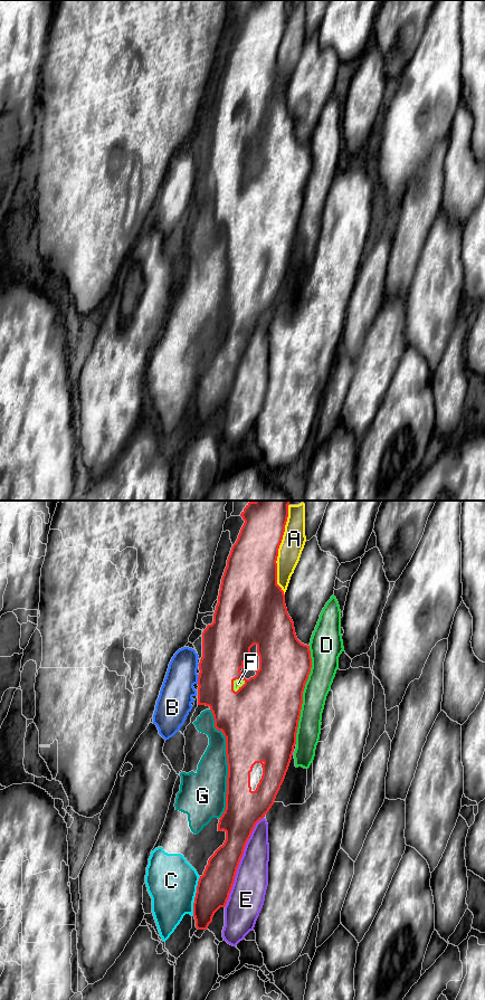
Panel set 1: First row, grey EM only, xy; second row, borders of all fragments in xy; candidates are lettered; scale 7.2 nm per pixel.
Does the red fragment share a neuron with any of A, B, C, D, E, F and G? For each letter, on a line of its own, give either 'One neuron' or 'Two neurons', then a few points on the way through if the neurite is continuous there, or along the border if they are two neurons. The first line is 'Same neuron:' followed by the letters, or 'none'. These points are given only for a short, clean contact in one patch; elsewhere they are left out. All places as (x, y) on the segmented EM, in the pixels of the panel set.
Same neuron: none
A: Two neurons
B: Two neurons
C: Two neurons
D: Two neurons
E: Two neurons
F: Two neurons
G: Two neurons

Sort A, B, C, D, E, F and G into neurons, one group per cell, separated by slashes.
A C F G / B / D / E

